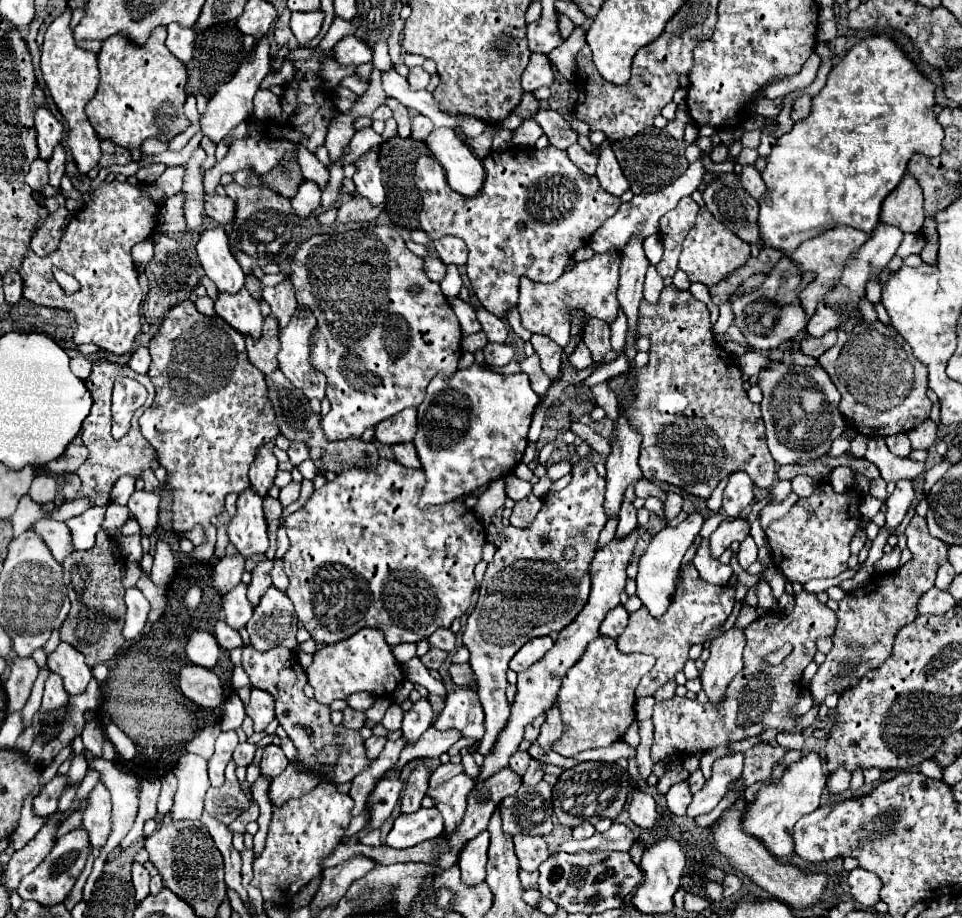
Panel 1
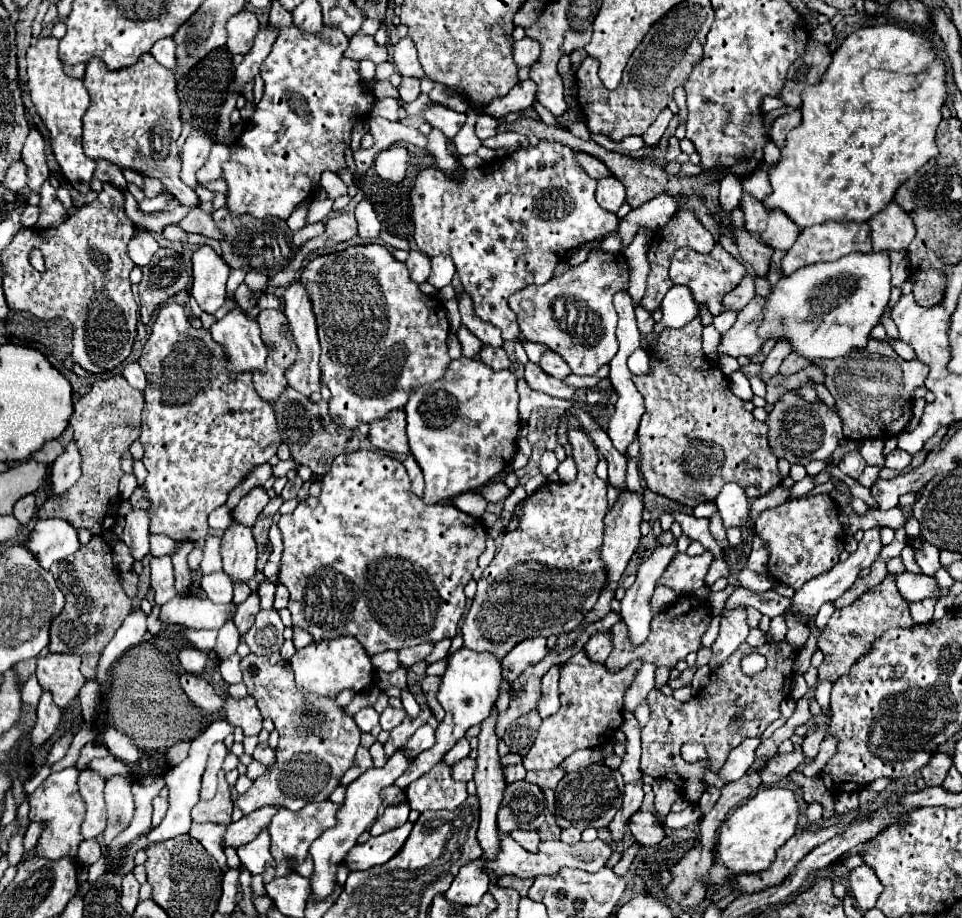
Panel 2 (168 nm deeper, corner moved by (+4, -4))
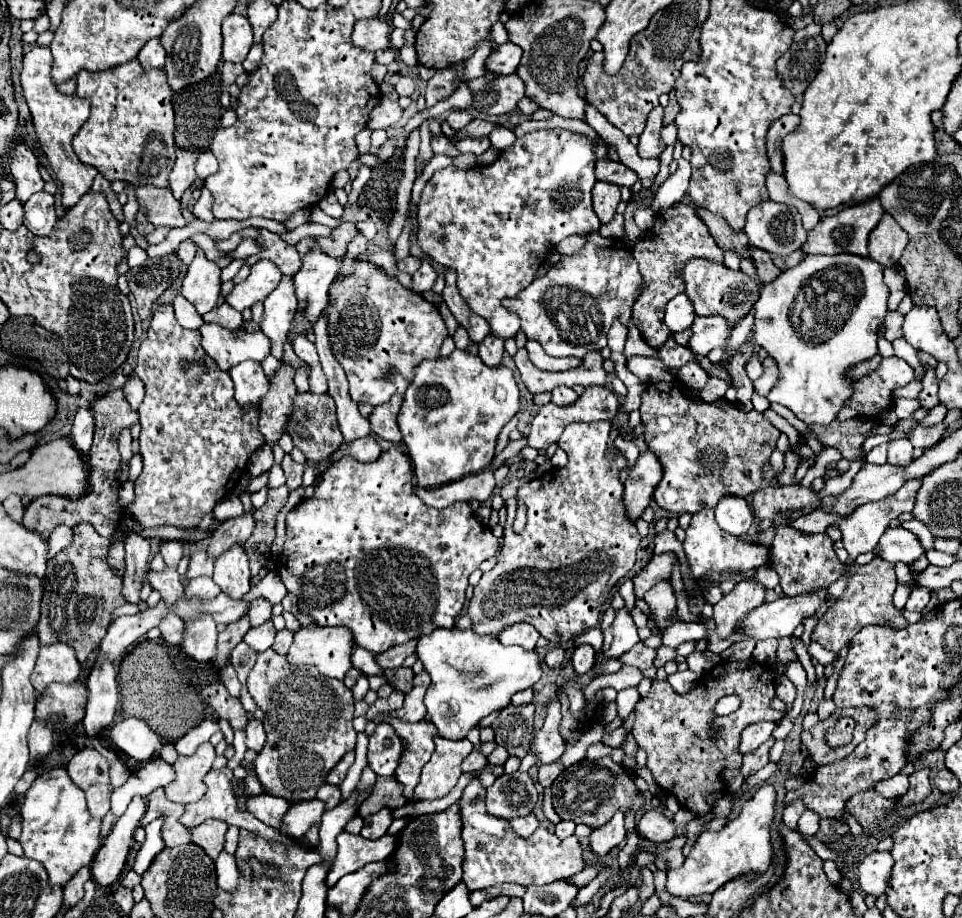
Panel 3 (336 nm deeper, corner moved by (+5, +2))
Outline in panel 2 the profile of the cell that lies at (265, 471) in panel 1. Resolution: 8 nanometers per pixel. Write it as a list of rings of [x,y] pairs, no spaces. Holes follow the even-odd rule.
[[[261,486],[253,488],[245,498],[241,498],[237,508],[233,510],[233,522],[239,522],[247,528],[253,528],[257,516],[261,514],[261,510],[265,508],[267,502],[269,502],[267,492]]]

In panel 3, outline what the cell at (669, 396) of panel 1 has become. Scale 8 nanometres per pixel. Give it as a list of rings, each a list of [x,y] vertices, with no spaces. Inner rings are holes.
[[[680,380],[648,384],[640,412],[646,448],[662,464],[662,480],[654,488],[654,500],[660,508],[674,514],[696,514],[704,508],[716,508],[724,494],[746,498],[764,486],[764,468],[780,430],[760,412],[742,412],[726,398],[718,402],[696,400]]]

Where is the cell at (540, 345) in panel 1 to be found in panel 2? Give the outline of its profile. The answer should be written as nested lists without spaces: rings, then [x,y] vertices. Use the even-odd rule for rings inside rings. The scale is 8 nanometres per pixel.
[[[545,352],[539,360],[539,366],[543,372],[547,372],[553,378],[567,378],[571,374],[571,368],[567,366],[567,362],[555,352]]]

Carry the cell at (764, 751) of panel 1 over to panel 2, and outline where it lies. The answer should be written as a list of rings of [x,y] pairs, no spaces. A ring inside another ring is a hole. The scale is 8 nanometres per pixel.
[[[789,752],[789,754],[777,754],[763,770],[761,770],[761,780],[763,784],[775,784],[781,778],[789,776],[801,762],[805,762],[803,752]]]

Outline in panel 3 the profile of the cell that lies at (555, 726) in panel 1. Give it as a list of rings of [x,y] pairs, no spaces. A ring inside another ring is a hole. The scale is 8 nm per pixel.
[[[550,646],[550,650],[546,652],[544,662],[546,662],[550,668],[558,668],[558,666],[562,666],[564,656],[566,656],[564,648],[560,648],[560,646]]]

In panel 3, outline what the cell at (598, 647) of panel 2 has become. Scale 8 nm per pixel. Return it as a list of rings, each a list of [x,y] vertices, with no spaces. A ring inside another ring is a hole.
[[[580,644],[572,654],[572,666],[576,674],[584,674],[594,666],[596,650],[590,644]]]

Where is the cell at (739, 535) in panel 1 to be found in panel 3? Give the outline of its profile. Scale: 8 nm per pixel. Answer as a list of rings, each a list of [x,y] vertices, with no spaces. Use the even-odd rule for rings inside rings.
[[[666,552],[666,554],[656,554],[650,564],[640,572],[636,574],[632,580],[634,580],[634,586],[636,586],[636,596],[642,598],[654,584],[658,582],[664,582],[664,580],[670,580],[672,576],[672,570],[674,566],[678,564],[678,558],[674,552]]]

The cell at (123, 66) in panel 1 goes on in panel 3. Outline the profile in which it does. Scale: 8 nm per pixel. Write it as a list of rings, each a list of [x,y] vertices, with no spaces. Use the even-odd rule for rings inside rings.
[[[138,58],[130,60],[128,64],[114,66],[102,72],[88,72],[82,70],[76,76],[78,88],[76,94],[90,100],[90,118],[74,136],[74,152],[84,164],[94,166],[100,174],[108,180],[124,180],[128,184],[154,184],[166,188],[168,174],[174,166],[174,110],[172,110],[172,90],[166,82],[164,68],[152,68],[146,72]]]

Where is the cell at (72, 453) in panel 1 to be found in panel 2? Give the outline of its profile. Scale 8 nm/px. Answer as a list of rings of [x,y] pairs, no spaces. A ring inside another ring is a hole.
[[[51,440],[47,444],[43,444],[41,450],[37,450],[31,458],[37,460],[37,462],[43,462],[43,464],[53,464],[57,460],[57,456],[63,452],[63,444],[59,444],[57,440]]]

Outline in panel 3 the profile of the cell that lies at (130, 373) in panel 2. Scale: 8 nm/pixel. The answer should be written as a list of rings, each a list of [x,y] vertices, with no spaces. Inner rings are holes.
[[[128,374],[128,378],[126,378],[126,386],[124,386],[124,394],[126,394],[126,398],[130,400],[130,406],[136,410],[140,404],[142,404],[142,400],[144,400],[144,382],[140,380],[140,376],[138,374]]]

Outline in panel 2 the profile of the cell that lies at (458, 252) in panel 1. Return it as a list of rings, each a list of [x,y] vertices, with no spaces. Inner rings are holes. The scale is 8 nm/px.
[[[439,254],[435,258],[431,258],[431,274],[427,278],[427,282],[431,286],[435,286],[437,290],[441,290],[443,286],[451,284],[451,278],[455,274],[455,264],[451,260],[451,256]]]

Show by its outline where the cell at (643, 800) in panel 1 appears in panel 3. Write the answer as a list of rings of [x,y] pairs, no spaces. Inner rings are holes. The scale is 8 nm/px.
[[[646,810],[642,818],[638,820],[638,834],[660,844],[666,840],[672,840],[676,836],[674,832],[674,822],[666,814],[658,810]]]

